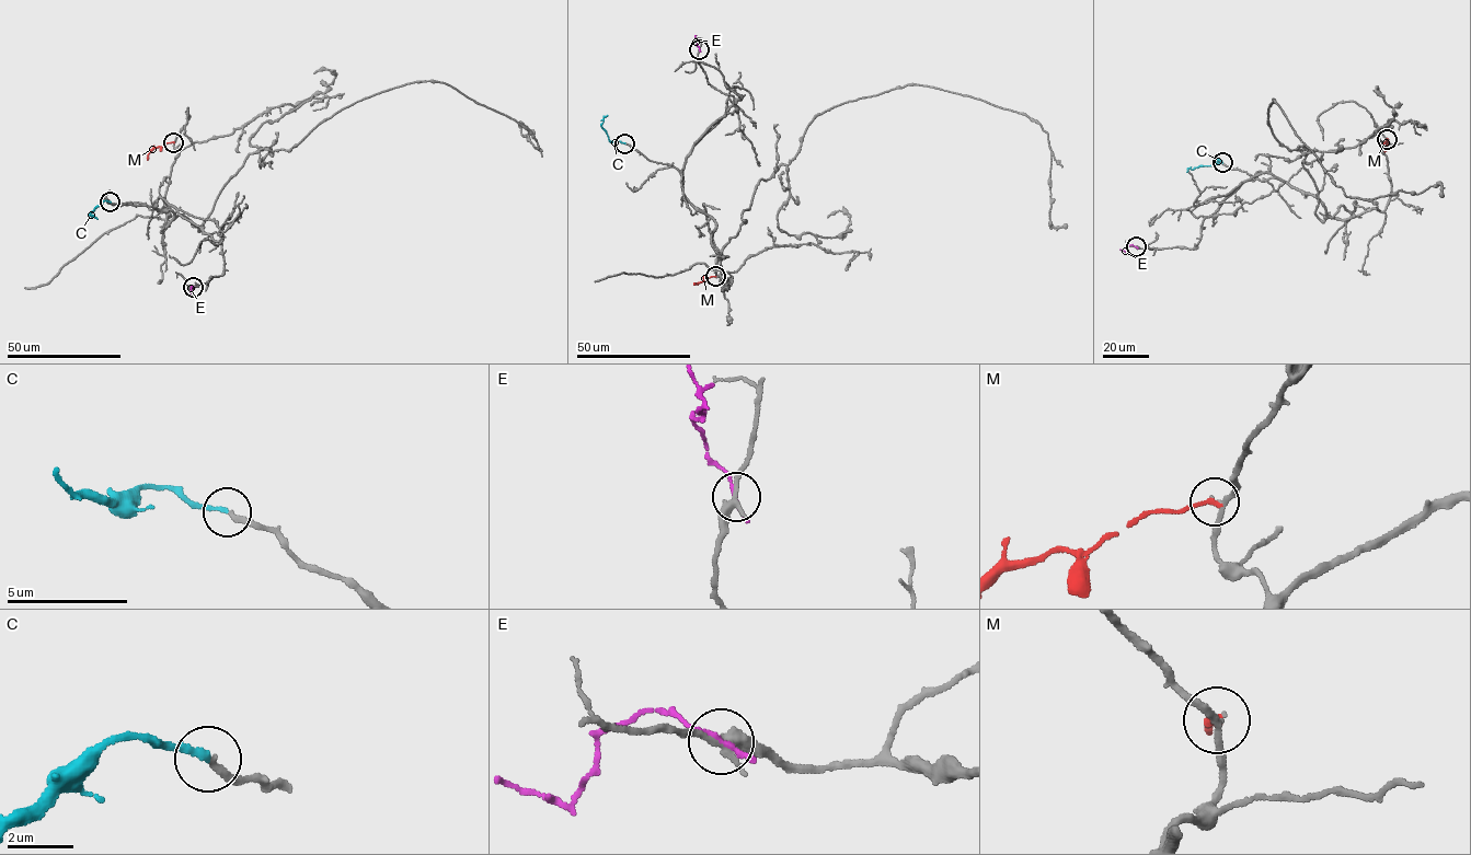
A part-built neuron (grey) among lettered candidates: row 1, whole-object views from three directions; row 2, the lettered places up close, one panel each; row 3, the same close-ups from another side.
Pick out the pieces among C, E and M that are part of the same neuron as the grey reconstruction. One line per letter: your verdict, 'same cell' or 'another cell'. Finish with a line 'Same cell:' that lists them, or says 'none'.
C: same cell
E: another cell
M: another cell
Same cell: C

